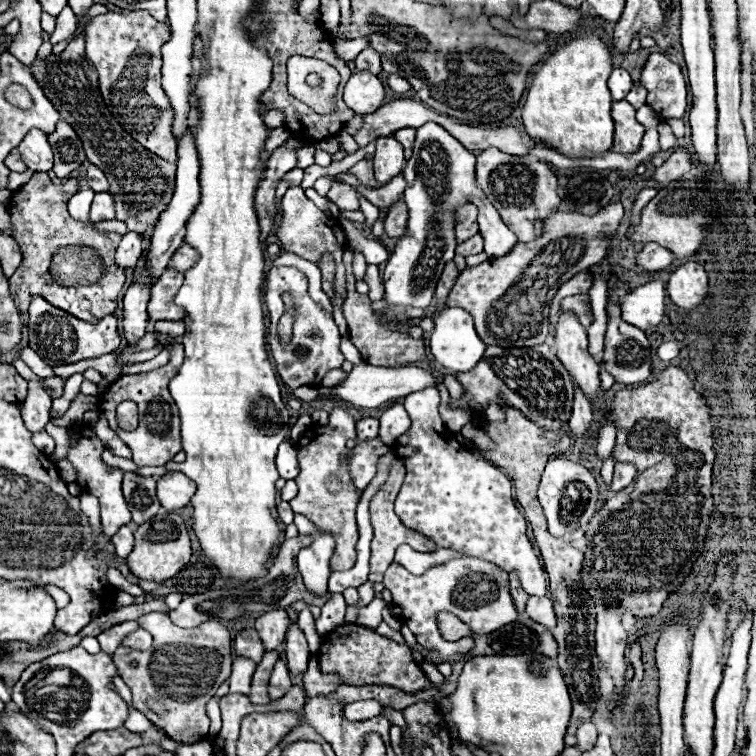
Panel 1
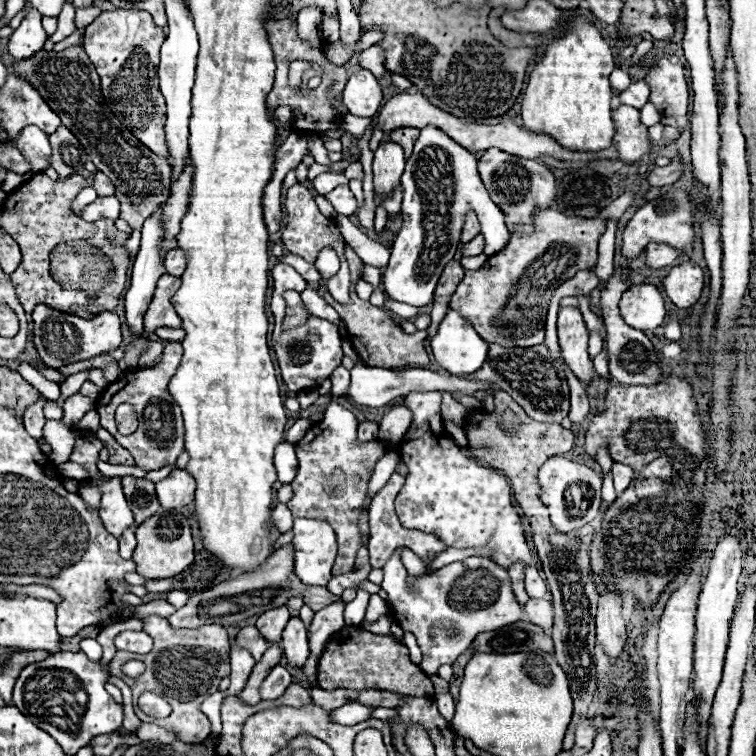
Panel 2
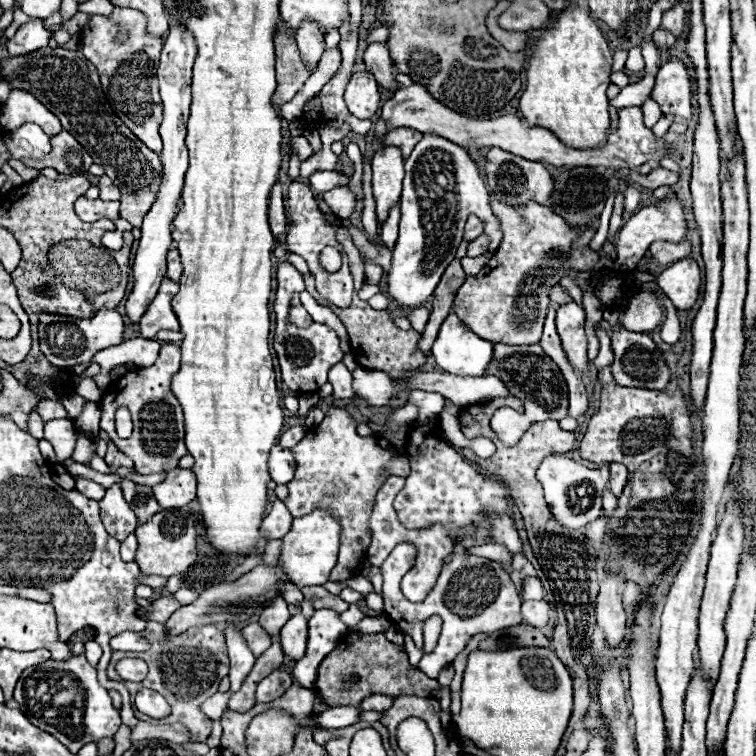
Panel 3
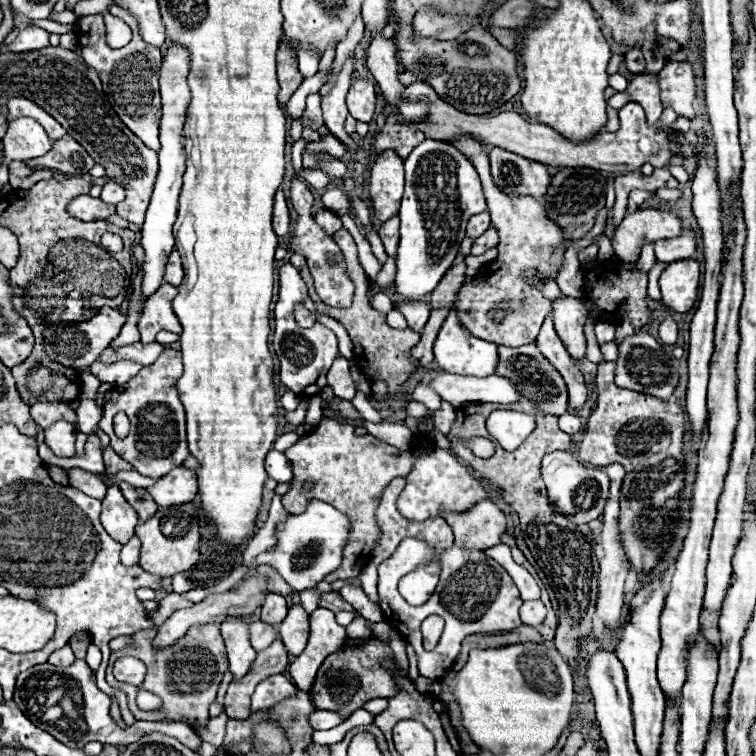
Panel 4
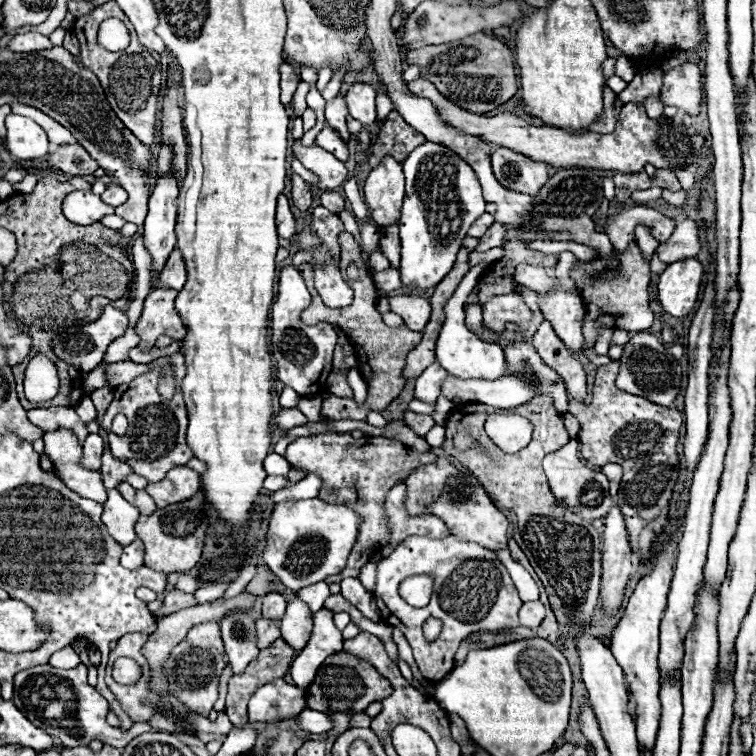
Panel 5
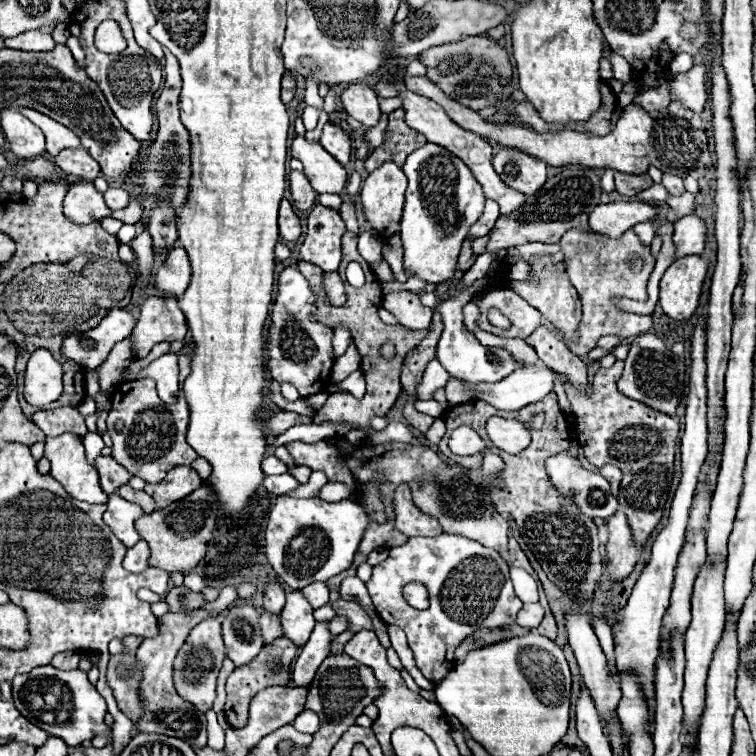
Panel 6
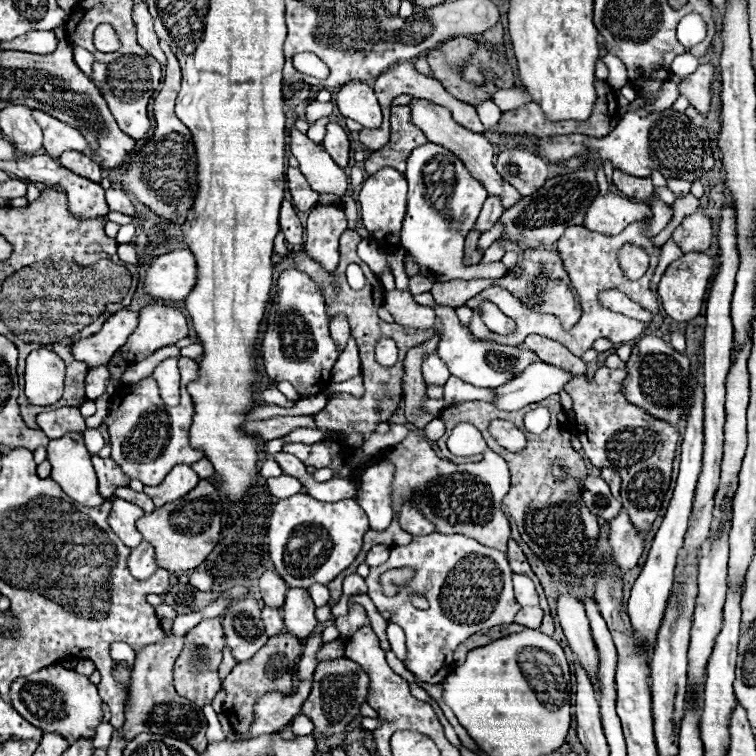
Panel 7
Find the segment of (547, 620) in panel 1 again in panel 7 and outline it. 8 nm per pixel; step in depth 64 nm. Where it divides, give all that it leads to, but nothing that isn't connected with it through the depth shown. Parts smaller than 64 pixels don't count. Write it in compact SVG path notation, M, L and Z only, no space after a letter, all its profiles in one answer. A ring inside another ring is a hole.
M526 606L526 608L520 608L520 612L516 614L514 622L520 624L520 626L526 626L526 628L540 628L540 622L542 622L542 610L538 606Z

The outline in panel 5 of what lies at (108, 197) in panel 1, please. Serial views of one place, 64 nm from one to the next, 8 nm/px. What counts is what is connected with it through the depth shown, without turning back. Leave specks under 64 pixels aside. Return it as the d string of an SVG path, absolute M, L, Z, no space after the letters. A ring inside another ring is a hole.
M76 190L64 198L64 216L74 224L94 224L104 216L114 214L114 208L104 204L100 196L92 194L92 190Z

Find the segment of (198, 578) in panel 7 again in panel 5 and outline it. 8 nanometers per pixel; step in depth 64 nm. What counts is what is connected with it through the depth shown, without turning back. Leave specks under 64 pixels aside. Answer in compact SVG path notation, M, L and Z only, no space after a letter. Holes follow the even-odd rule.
M180 574L180 580L176 584L178 590L184 590L184 592L196 592L198 590L198 580L194 576L188 576L188 574Z

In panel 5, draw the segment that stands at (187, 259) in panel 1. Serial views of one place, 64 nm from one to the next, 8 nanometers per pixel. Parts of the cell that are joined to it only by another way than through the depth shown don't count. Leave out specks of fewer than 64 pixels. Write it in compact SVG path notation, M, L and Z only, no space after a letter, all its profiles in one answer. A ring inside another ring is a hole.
M178 248L172 250L164 270L158 276L158 282L164 288L172 288L172 290L182 290L184 288L184 284L186 284L186 262L184 262L184 256Z

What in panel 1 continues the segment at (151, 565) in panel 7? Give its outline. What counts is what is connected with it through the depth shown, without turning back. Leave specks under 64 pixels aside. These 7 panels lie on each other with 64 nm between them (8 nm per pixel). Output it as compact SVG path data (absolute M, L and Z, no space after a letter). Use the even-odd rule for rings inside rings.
M122 526L118 530L118 534L112 536L114 546L116 546L116 554L120 558L128 558L128 552L132 552L132 544L134 544L134 536L132 536L132 528L130 526Z

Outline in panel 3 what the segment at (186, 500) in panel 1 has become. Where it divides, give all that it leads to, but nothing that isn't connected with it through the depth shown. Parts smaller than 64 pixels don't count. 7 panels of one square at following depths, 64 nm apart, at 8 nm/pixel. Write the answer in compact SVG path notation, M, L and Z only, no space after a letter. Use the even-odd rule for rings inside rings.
M184 468L170 470L160 484L152 486L152 494L162 508L184 508L196 498L196 476L192 470L184 470Z

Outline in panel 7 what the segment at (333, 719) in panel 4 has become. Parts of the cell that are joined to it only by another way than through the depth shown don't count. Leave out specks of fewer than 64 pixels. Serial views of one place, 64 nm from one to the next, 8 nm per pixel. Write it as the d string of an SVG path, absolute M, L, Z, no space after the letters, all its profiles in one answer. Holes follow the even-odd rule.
M296 716L296 718L292 720L292 730L294 730L296 736L312 734L312 728L314 728L314 724L312 724L312 720L310 720L308 716Z

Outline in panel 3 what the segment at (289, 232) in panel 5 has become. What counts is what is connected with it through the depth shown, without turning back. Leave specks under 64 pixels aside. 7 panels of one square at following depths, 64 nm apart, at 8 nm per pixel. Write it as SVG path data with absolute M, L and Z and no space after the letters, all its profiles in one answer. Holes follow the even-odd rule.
M276 184L272 188L272 192L270 192L270 210L268 210L268 216L270 216L272 232L276 236L284 234L286 232L286 212L284 212L284 198L282 198L280 184Z

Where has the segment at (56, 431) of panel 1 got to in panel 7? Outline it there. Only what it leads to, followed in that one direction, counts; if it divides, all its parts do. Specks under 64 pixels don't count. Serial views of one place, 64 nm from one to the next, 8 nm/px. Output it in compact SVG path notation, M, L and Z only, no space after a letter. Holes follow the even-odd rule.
M69 432L64 434L62 438L50 440L48 444L48 462L52 464L52 480L56 480L64 494L70 496L74 502L84 504L88 508L98 508L104 498L98 494L98 482L96 482L96 472L92 468L90 462L90 452L84 446L84 438L82 433Z

